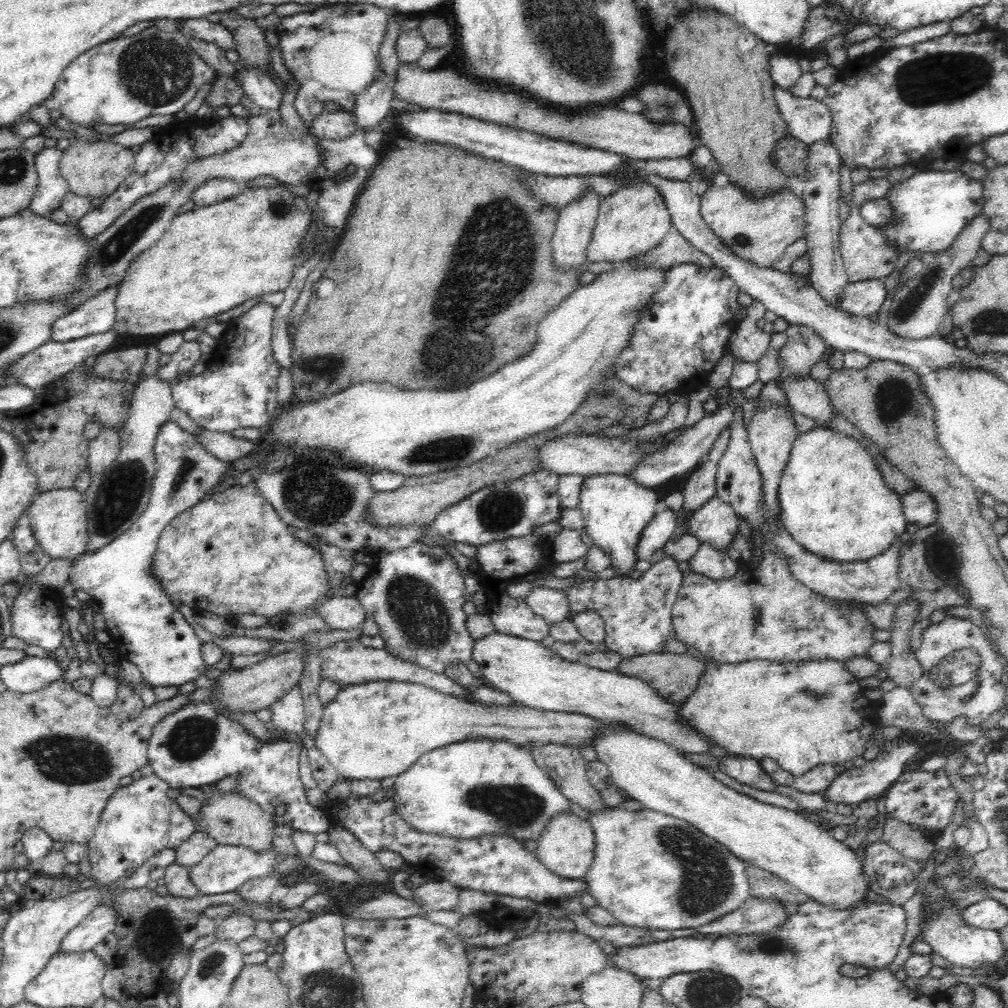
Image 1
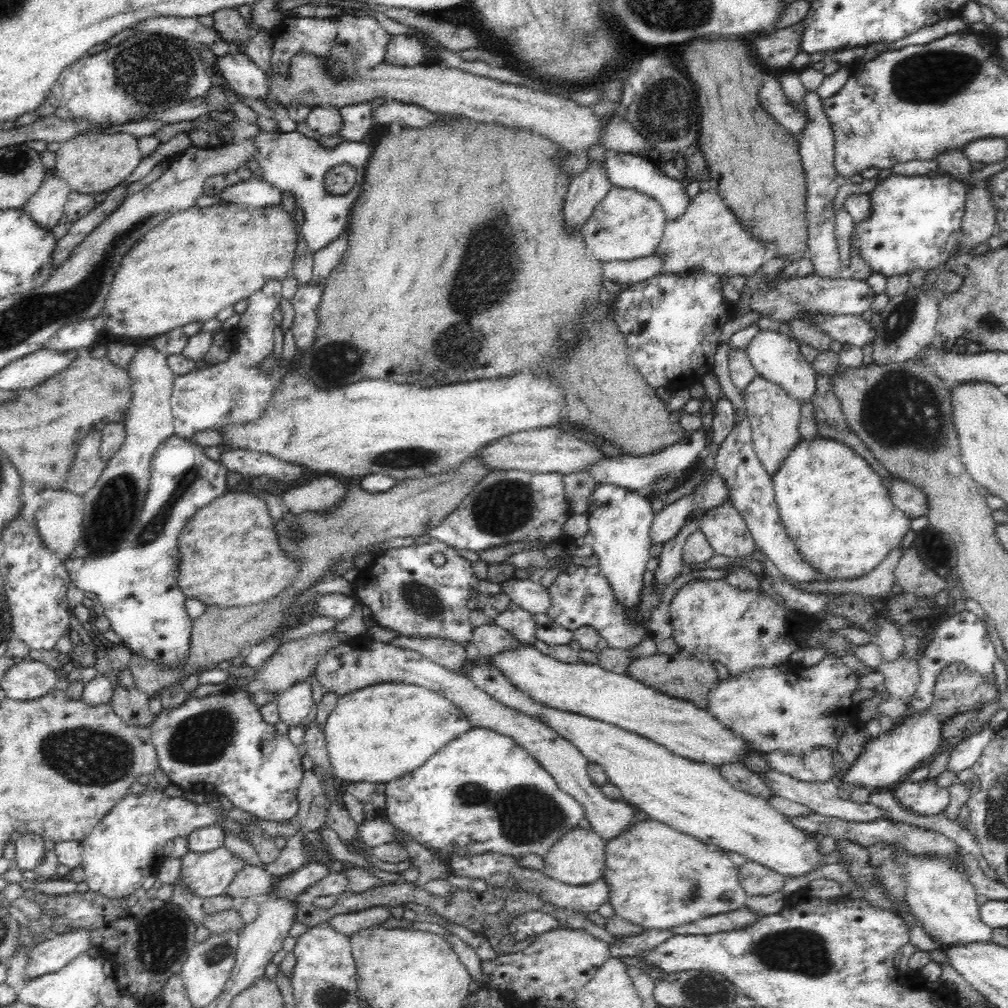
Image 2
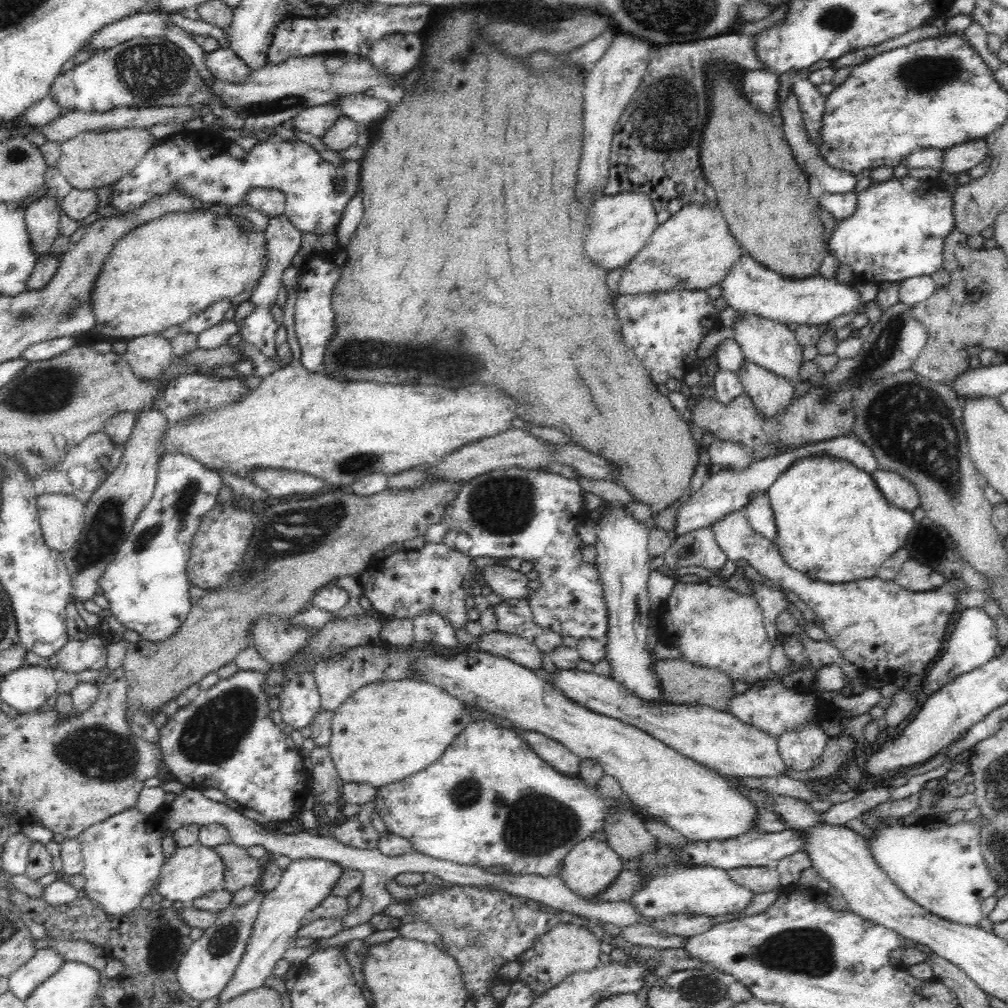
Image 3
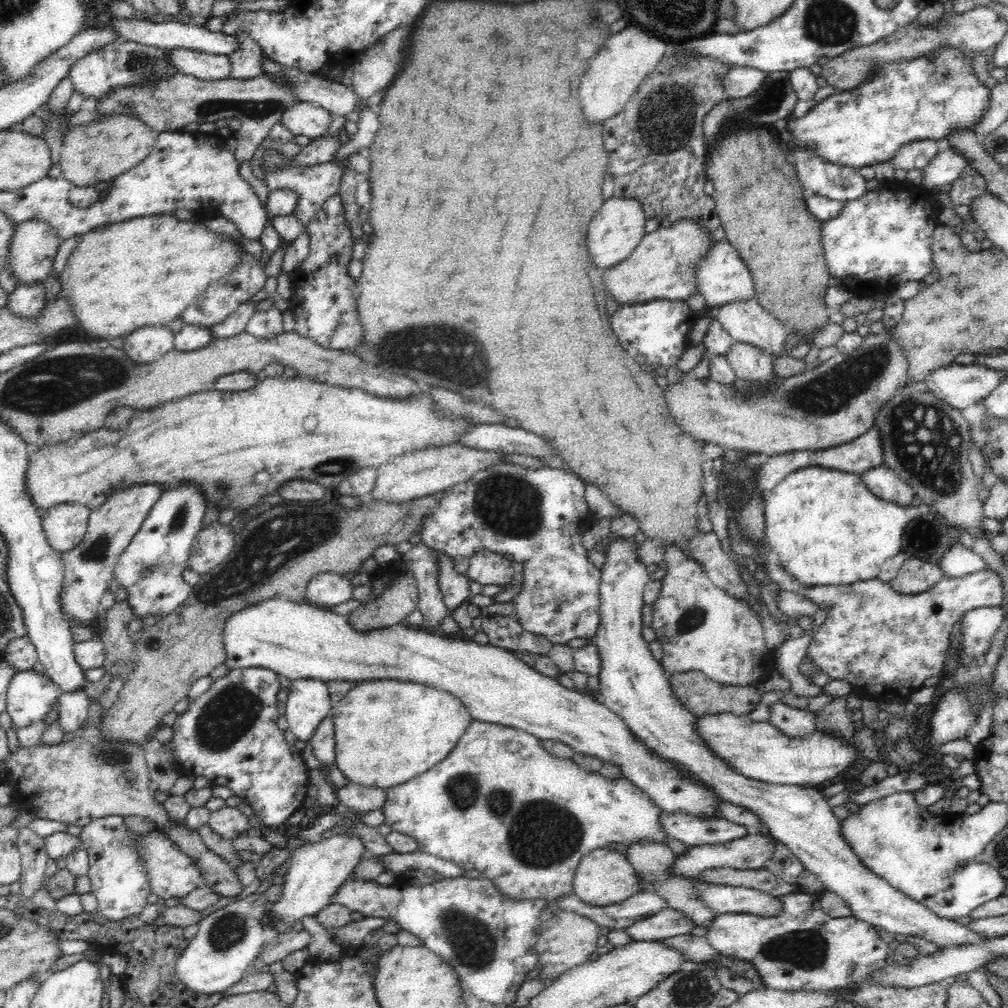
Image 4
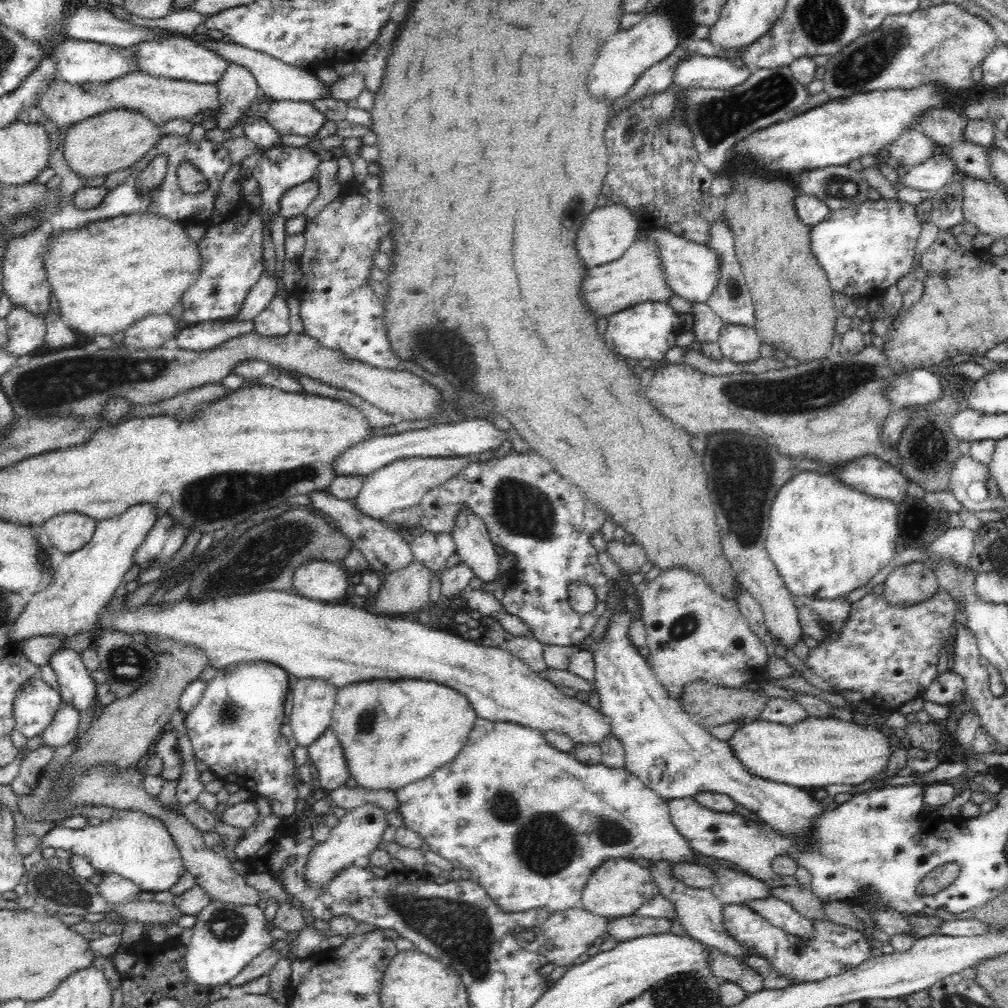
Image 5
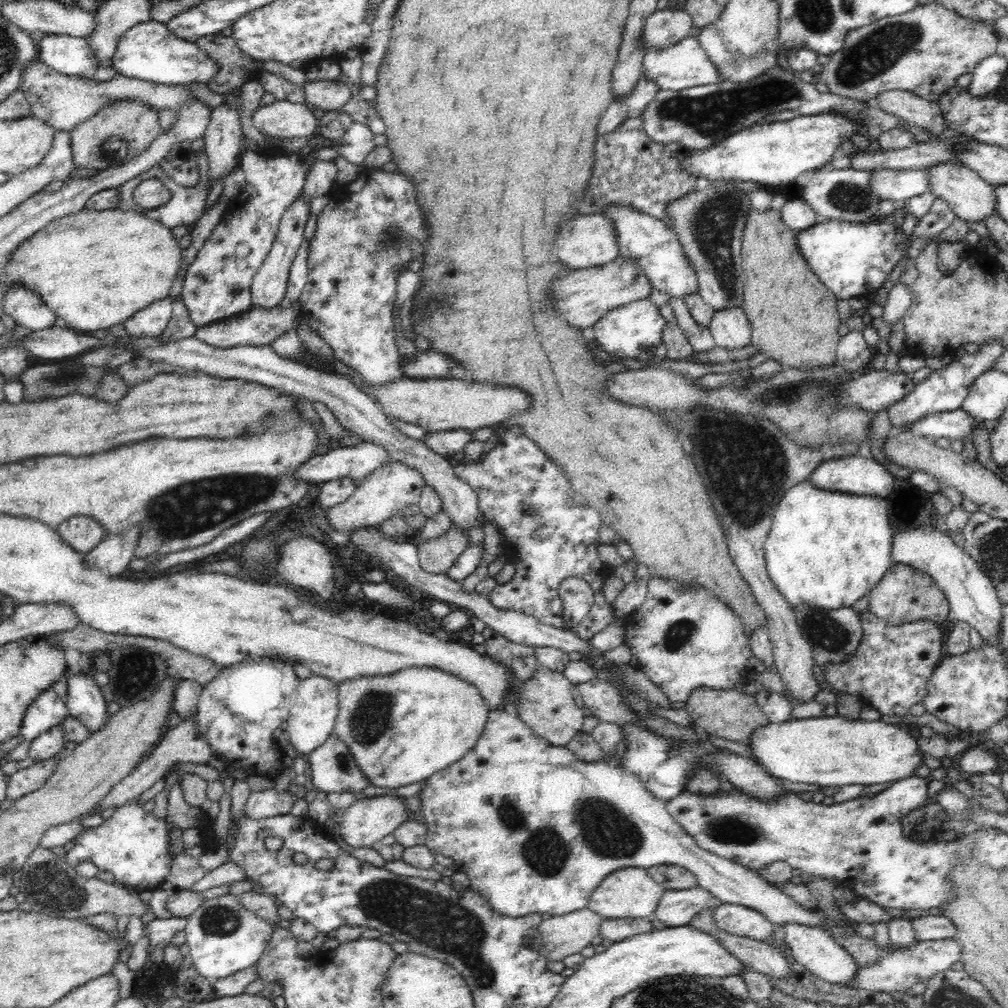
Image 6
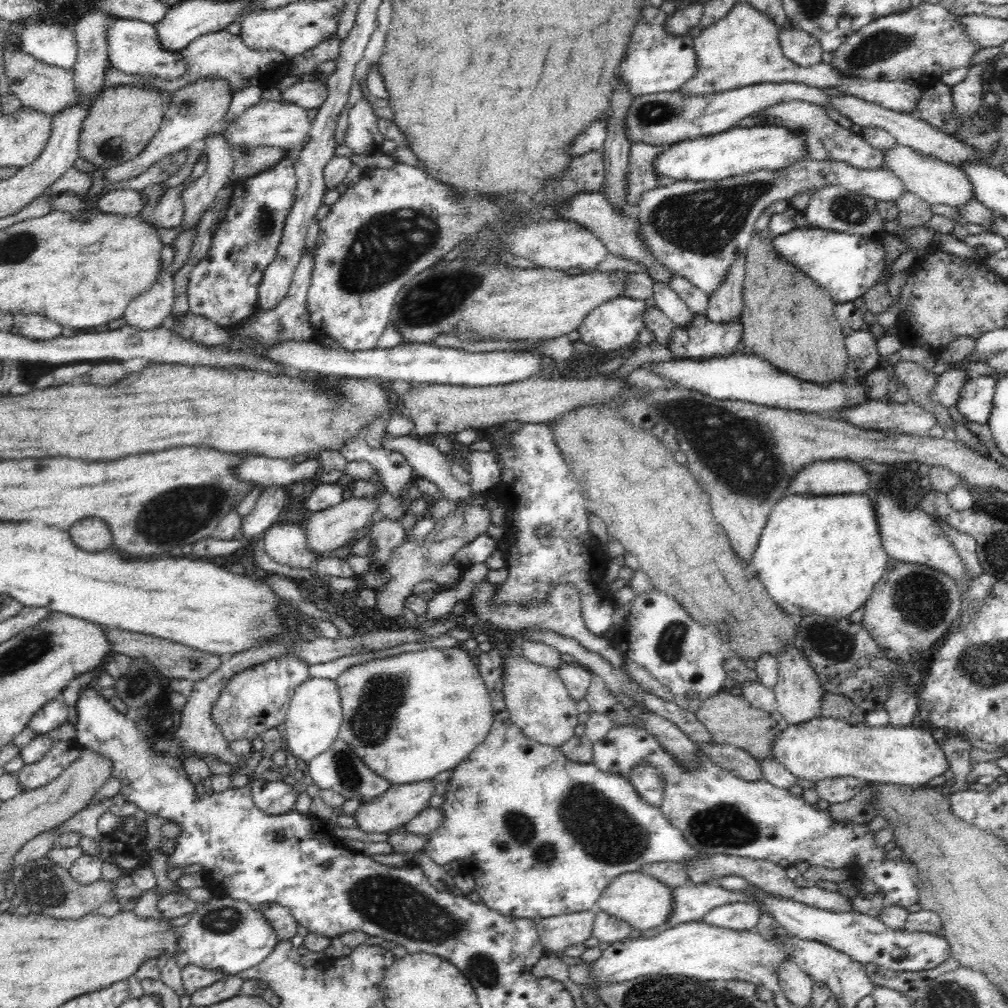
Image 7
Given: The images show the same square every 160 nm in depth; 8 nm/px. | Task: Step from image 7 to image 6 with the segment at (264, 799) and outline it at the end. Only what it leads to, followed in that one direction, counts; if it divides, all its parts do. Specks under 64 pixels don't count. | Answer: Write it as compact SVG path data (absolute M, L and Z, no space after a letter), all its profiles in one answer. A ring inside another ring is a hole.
M274 788L252 791L244 805L243 812L250 819L266 819L277 815L290 814L292 805L298 798L288 791L276 791Z

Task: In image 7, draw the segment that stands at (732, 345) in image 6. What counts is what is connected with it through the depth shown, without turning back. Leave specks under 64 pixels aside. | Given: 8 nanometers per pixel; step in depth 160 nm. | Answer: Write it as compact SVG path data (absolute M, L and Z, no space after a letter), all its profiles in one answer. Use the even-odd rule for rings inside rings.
M746 251L736 258L720 288L716 288L708 298L706 312L710 322L724 324L741 318L743 314L743 287L745 278Z

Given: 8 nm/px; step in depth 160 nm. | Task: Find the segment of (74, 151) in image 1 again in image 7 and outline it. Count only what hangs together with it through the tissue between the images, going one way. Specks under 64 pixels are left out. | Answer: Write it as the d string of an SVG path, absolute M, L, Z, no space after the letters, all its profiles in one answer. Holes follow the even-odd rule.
M141 85L104 88L82 121L79 156L103 169L134 159L158 132L165 112L165 99L153 88Z

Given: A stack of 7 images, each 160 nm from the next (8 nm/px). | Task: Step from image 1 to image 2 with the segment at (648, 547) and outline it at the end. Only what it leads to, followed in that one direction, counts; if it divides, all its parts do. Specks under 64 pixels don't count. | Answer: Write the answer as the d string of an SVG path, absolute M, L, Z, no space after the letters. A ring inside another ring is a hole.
M716 472L708 479L696 486L694 492L665 505L654 514L649 532L651 544L672 540L692 515L700 515L701 519L708 510L729 502L729 490L724 479Z

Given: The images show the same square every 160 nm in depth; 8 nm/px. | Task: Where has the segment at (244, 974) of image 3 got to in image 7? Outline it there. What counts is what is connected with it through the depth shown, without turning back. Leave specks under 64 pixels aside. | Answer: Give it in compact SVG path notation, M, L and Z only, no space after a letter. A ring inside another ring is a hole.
M431 780L414 782L404 785L390 785L390 788L383 795L371 800L370 802L360 804L352 815L356 818L358 830L366 833L388 833L397 827L406 825L412 818L415 818L419 812L426 808L428 801L433 796L435 784Z

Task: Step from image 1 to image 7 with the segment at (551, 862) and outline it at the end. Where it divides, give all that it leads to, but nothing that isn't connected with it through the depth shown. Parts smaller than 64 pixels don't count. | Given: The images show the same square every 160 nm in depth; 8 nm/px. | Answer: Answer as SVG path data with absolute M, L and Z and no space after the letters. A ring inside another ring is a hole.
M642 871L624 873L614 878L602 891L595 902L595 909L625 920L632 926L632 930L650 930L668 920L672 912L673 890L674 888L649 877Z

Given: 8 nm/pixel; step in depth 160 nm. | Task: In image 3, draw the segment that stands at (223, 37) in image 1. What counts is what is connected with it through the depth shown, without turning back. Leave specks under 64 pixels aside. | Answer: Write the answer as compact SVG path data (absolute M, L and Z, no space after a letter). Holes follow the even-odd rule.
M165 12L140 13L120 18L112 24L100 28L82 50L93 48L95 52L111 49L131 38L165 36L166 26L170 24L170 14Z

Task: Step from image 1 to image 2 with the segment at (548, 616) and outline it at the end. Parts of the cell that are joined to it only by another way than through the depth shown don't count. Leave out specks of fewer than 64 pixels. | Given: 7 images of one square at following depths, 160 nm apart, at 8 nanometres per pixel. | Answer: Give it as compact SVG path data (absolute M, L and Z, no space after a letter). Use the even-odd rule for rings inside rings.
M506 579L495 588L504 591L510 600L525 612L536 614L546 613L552 604L552 595L546 587L530 579Z

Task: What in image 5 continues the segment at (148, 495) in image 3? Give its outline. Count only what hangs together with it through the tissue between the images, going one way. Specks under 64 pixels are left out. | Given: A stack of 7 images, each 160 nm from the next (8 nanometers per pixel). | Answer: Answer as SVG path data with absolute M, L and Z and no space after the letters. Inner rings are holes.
M144 503L130 506L119 517L97 521L91 542L67 554L55 570L52 582L24 606L8 632L10 640L19 644L33 636L72 637L96 627L98 614L112 601L124 574L132 568L136 549L144 542L156 519L154 505Z

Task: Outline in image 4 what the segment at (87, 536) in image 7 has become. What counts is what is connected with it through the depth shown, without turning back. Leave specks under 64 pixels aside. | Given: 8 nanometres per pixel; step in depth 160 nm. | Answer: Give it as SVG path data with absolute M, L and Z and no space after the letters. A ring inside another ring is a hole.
M78 503L58 505L46 511L41 525L49 545L61 553L76 548L87 531L90 511Z

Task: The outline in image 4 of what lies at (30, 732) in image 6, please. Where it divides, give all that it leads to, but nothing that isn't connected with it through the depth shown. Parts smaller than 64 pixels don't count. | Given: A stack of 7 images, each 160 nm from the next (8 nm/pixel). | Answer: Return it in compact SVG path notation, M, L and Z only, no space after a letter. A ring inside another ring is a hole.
M30 669L18 671L7 690L6 711L17 728L44 720L61 695L50 677Z

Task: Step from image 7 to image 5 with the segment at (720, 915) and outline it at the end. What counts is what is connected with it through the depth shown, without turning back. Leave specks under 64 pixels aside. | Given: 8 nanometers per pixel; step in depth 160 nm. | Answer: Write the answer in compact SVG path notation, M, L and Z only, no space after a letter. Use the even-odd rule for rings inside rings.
M743 904L725 905L723 910L723 925L729 936L742 946L753 948L757 954L762 954L778 974L790 976L795 983L814 982L842 974L872 959L877 953L870 945L869 937L862 931L836 924L828 919L812 921L813 937L808 939L786 933Z

